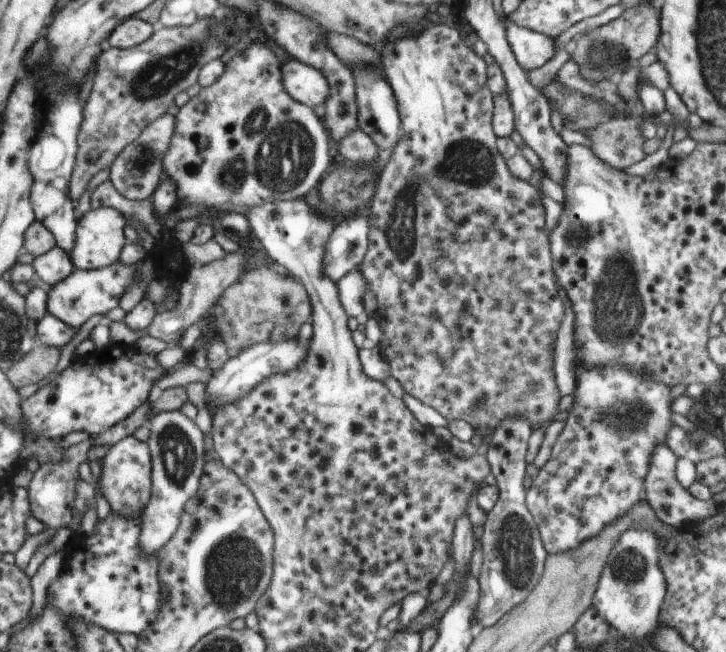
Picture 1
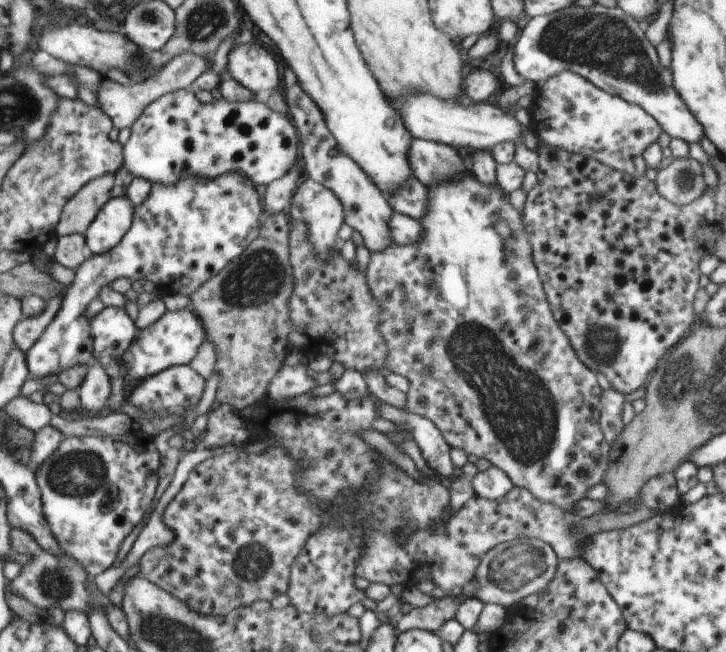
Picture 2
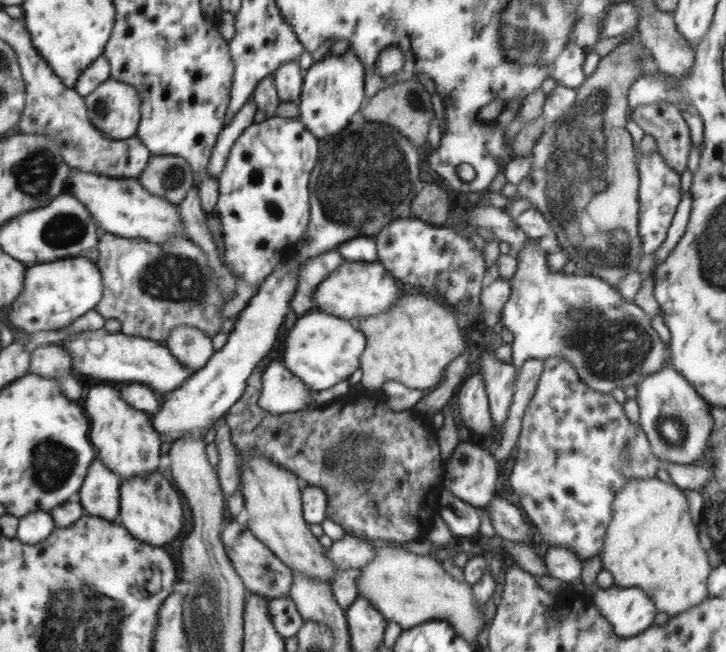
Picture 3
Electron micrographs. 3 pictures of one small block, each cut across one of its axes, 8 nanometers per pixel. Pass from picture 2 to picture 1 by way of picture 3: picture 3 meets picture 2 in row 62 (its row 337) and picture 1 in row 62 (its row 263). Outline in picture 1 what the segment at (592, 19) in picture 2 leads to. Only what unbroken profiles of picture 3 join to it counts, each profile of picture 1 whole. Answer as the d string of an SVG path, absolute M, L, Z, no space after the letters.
M505 20L507 40L519 65L527 72L543 67L556 52L555 38Z

